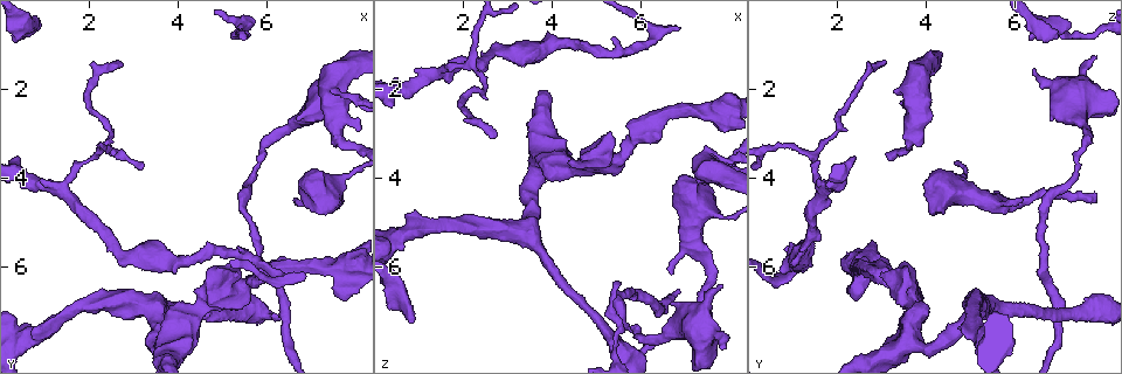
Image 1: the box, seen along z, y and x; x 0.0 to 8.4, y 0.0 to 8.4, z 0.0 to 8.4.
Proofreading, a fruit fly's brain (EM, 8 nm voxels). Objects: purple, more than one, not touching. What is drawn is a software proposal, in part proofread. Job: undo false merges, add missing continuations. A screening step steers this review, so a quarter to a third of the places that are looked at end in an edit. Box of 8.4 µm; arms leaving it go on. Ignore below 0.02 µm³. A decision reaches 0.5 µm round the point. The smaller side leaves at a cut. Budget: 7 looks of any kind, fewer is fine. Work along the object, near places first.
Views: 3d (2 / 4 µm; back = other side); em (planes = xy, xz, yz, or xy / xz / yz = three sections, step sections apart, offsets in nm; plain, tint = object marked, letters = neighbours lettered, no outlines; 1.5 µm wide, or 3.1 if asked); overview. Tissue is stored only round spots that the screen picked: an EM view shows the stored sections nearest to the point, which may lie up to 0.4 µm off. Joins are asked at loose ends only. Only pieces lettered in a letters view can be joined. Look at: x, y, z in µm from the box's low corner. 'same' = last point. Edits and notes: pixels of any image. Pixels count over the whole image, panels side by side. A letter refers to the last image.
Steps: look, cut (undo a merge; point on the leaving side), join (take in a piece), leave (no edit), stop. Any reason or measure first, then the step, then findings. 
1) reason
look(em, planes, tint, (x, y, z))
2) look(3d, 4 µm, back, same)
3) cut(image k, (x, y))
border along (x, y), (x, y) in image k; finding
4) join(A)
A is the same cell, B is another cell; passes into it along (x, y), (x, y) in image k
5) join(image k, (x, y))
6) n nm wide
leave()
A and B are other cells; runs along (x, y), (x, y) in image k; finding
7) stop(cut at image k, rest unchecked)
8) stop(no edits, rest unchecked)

sudden change in width
look(3d, 2 µm, (6.30, 2.95, 7.70))

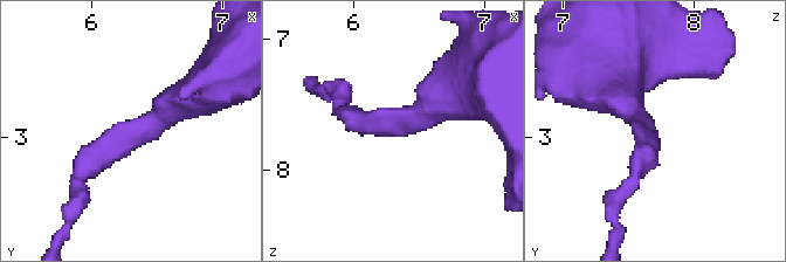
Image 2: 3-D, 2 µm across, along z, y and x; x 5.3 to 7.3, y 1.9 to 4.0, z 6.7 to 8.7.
look(em, xy, step 4, tint, (6.32, 3.02, 7.66))

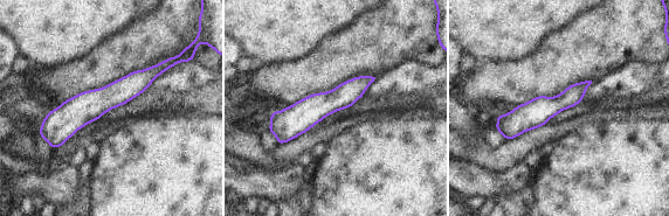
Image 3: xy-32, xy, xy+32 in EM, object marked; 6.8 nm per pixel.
see the neighbours
look(em, xy, step 4, letters, same)

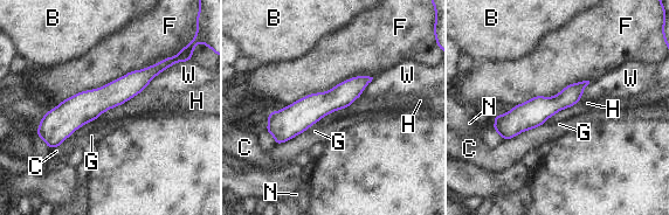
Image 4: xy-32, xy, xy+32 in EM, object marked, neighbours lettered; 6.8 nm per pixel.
200 nm wide; F touches over 750 nm
leave()
B, C, F, G, H, N and W are other cells; one cell here

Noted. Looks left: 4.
free end
look(3d, 2 µm, (7.65, 4.35, 7.85))

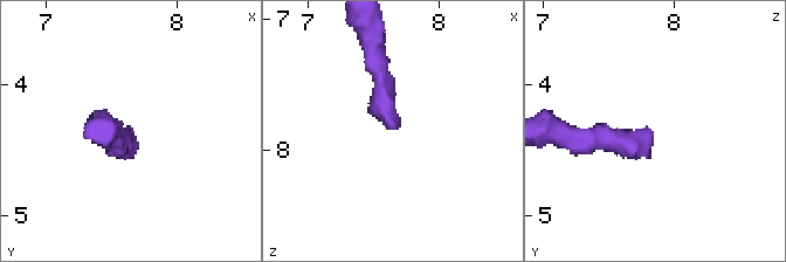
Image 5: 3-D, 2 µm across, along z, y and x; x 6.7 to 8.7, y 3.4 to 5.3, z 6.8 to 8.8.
now the EM
look(em, planes, letters, (7.66, 4.40, 7.86))

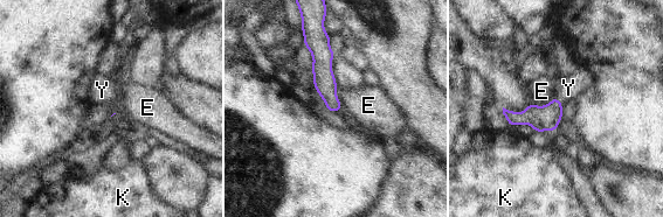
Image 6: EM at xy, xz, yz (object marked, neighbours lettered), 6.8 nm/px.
join(Y)
Y is the same cell, E and K are other cells; the cell continues

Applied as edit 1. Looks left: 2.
abrupt turn
look(3d, 2 µm, (6.25, 6.30, 0.65))

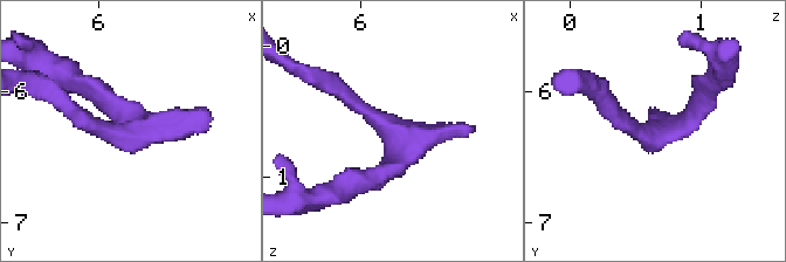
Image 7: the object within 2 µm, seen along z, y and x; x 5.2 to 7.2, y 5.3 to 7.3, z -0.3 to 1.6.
need the tissue
look(em, 3.1 µm, planes, letters, (6.26, 6.32, 0.70))

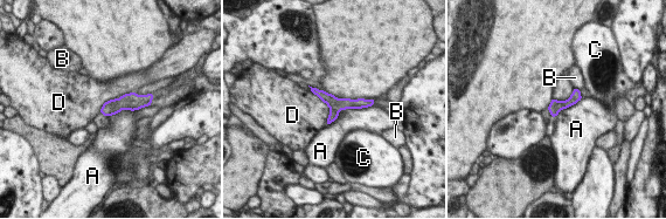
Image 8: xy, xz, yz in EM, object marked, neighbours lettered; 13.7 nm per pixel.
leave()
A, B, C and D are other cells; runs along (319, 93), (333, 103), (367, 103) in image 8; all the same cell

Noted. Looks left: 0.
stop(join at image 6, rest unchecked)

